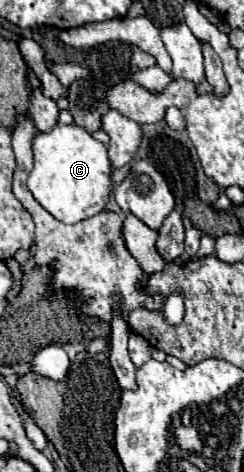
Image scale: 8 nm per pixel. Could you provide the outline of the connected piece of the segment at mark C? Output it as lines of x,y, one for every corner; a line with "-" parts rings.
73,122
55,124
49,132
37,132
31,140
31,148
35,166
29,174
27,186
33,198
51,216
73,224
105,210
111,192
111,162
105,144

